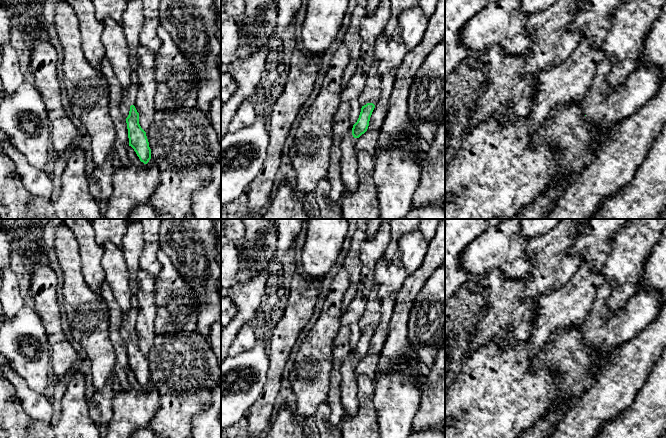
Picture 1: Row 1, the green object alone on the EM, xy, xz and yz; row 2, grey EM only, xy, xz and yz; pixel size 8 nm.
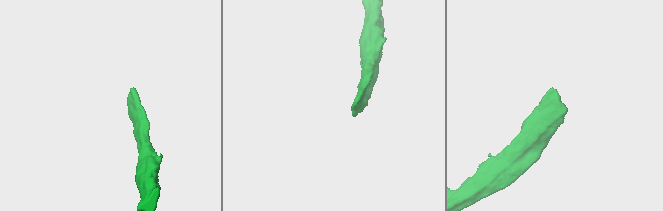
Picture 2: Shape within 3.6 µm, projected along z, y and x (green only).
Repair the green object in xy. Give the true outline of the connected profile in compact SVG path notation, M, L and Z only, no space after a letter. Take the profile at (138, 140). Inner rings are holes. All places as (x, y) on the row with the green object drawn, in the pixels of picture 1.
M132 72L130 89L123 91L120 104L120 111L126 118L129 146L131 146L139 157L140 161L147 164L151 159L151 149L146 132L139 124L139 113L133 105L138 92L138 76Z

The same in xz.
M373 103L362 106L357 122L341 142L341 178L344 184L344 192L352 192L358 187L356 141L367 131L374 108Z

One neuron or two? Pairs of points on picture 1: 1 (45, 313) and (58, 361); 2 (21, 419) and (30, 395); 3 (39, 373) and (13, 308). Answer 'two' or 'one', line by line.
1: one
2: two
3: two

